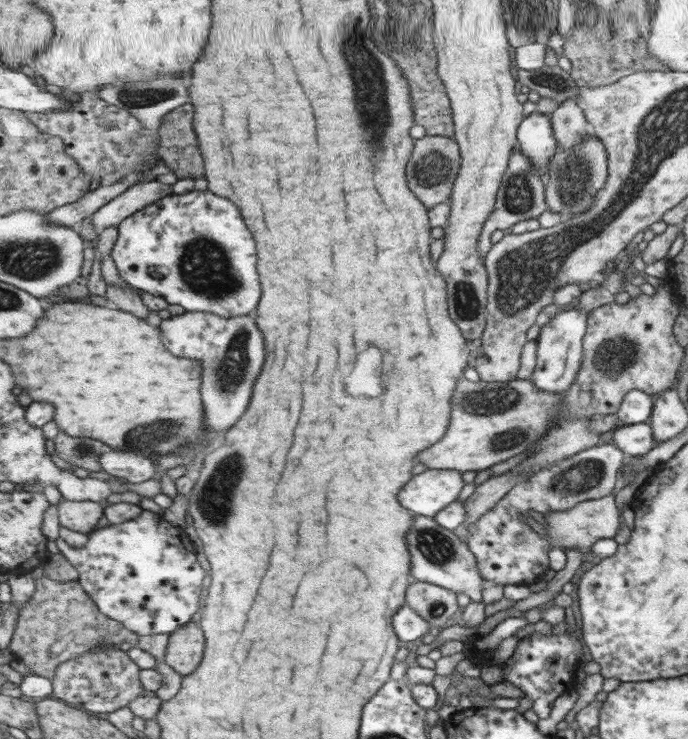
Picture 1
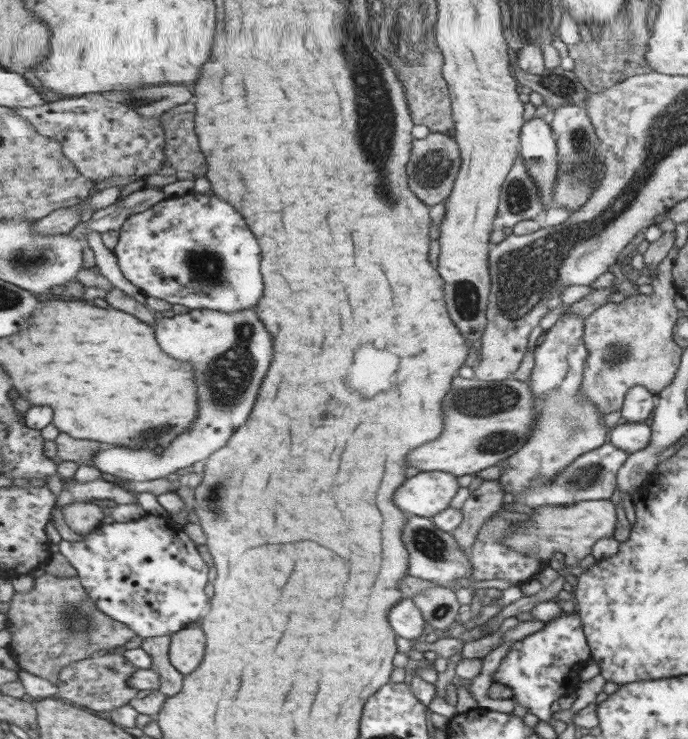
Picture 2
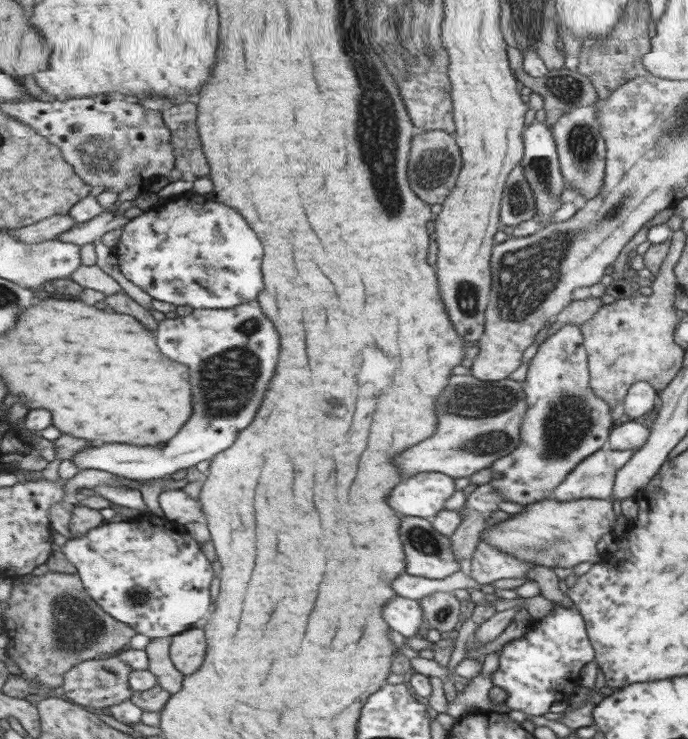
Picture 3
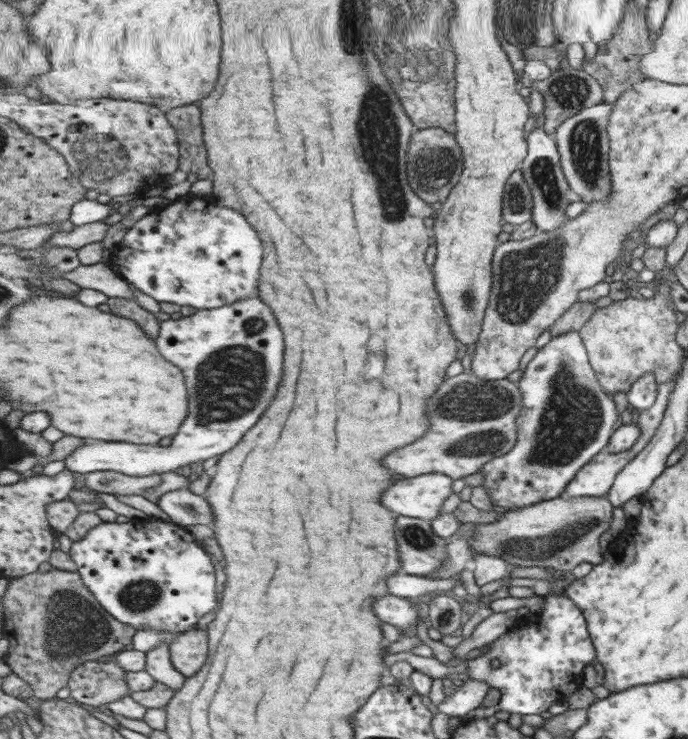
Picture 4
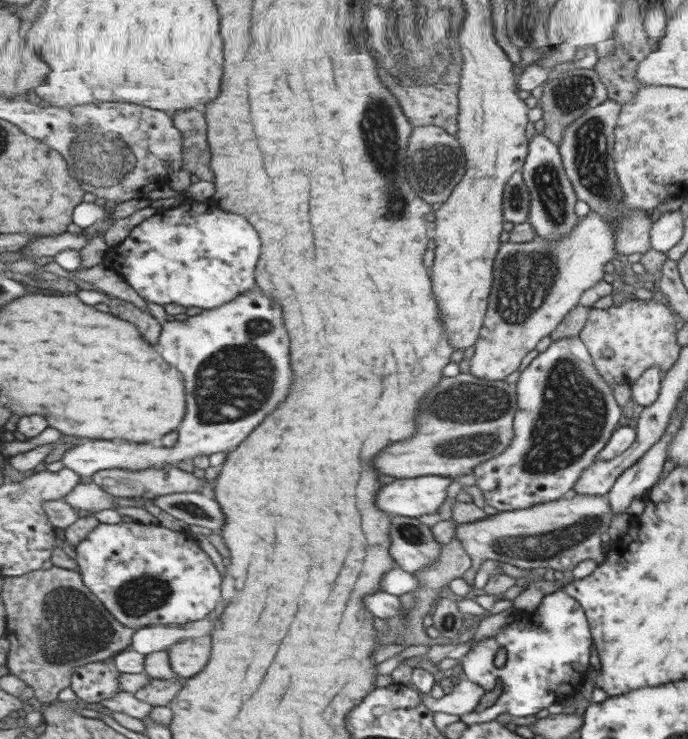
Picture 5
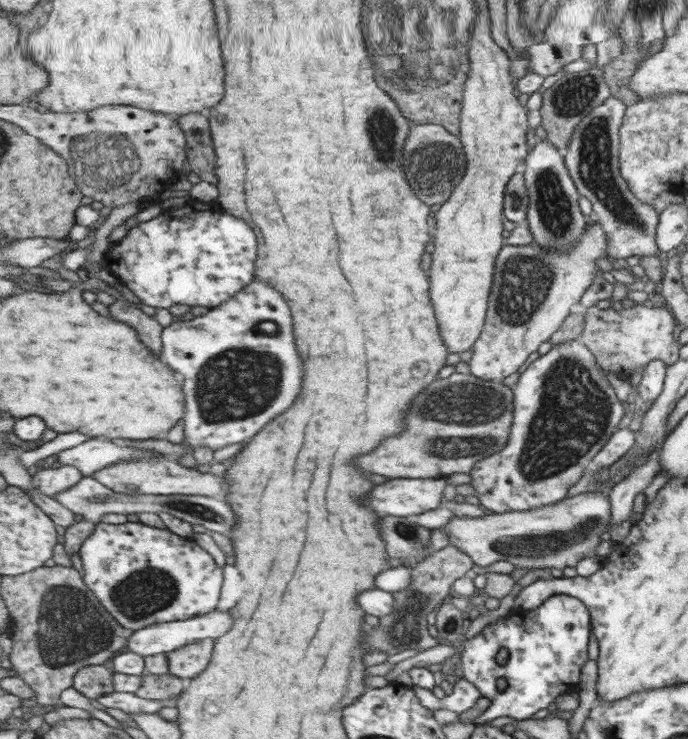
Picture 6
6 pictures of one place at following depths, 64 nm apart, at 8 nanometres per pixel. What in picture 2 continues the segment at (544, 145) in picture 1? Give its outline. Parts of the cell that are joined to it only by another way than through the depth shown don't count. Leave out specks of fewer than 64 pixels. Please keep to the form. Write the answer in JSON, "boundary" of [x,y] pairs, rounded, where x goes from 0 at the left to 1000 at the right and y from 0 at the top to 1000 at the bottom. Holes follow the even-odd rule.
{"boundary":[[[775,158],[759,171],[757,189],[759,217],[781,248],[788,271],[797,273],[808,244],[808,192],[801,171],[791,161]]]}

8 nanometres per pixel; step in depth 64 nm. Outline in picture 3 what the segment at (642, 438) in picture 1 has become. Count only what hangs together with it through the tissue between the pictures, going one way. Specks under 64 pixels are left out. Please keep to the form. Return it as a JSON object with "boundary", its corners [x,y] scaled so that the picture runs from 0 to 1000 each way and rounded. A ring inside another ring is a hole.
{"boundary":[[[907,567],[898,575],[898,579],[892,579],[892,585],[887,589],[887,595],[879,604],[887,608],[926,610],[939,601],[943,587],[945,578],[939,576],[939,571]]]}

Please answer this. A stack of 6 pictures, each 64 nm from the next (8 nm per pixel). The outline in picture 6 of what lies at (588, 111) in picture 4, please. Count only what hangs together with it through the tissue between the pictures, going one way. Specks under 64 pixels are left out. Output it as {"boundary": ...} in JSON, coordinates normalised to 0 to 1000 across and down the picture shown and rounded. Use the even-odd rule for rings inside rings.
{"boundary":[[[892,130],[846,158],[831,177],[831,188],[823,199],[823,222],[839,246],[840,260],[855,268],[862,294],[885,322],[881,352],[907,352],[917,346],[956,346],[952,315],[958,291],[945,276],[930,273],[910,252],[901,235],[901,172],[906,171],[910,142]]]}

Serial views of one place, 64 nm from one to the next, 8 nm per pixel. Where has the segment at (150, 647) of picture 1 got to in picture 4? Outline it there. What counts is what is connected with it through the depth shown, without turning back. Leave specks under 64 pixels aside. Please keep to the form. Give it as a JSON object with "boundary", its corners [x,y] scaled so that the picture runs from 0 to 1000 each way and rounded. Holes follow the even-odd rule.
{"boundary":[[[235,870],[215,884],[214,908],[224,913],[227,920],[244,926],[259,936],[272,922],[272,915],[262,909],[251,896],[247,870]]]}

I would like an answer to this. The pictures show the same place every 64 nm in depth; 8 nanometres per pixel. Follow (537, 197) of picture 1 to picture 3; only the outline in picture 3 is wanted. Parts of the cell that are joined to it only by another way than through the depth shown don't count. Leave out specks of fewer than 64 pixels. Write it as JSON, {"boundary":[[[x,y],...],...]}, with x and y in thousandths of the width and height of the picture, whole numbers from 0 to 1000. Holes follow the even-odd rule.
{"boundary":[[[750,223],[735,242],[730,263],[727,300],[731,306],[750,307],[773,298],[781,290],[781,269],[759,223]]]}

